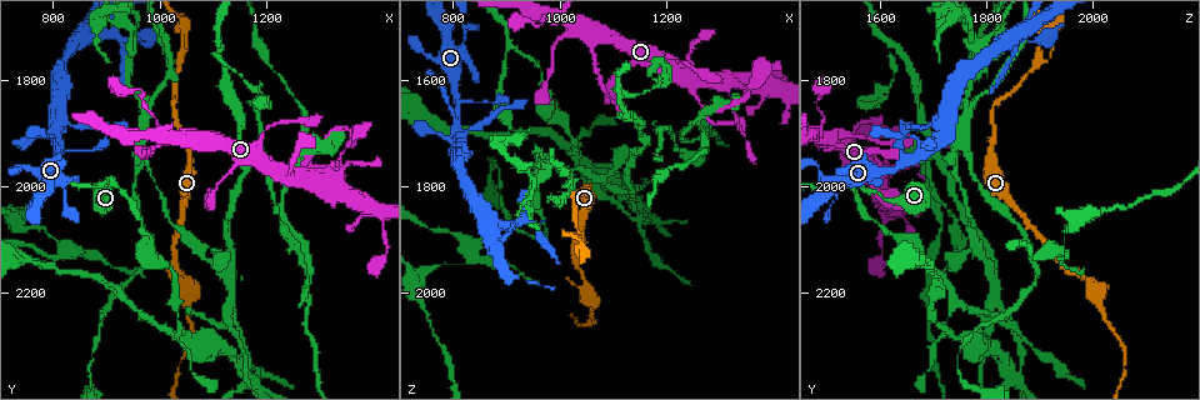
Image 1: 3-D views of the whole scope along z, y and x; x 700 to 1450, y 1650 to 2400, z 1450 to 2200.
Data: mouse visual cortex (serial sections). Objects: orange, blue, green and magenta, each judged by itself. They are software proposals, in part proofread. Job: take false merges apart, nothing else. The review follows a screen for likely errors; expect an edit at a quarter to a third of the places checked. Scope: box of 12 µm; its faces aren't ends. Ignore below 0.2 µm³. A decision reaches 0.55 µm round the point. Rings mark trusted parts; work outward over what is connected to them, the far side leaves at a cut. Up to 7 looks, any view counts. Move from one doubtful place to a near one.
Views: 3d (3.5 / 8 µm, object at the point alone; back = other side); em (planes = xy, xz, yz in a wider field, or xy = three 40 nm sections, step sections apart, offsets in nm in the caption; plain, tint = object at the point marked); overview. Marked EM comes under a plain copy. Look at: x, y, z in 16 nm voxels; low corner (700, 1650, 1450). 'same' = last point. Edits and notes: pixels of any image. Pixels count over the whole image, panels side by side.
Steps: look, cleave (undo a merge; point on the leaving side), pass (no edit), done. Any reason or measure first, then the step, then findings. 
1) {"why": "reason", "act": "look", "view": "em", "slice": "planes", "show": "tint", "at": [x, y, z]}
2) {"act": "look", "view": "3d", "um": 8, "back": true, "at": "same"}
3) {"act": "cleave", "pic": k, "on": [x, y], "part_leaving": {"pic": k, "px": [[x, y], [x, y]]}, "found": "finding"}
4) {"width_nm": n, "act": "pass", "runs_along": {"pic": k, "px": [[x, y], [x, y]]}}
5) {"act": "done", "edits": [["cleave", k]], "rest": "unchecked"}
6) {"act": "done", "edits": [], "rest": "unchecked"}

{"why": "three-way junction", "act": "look", "view": "3d", "um": 3.5, "at": [915, 1995, 1535]}

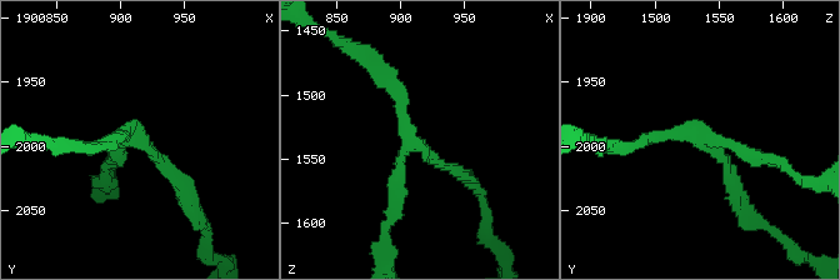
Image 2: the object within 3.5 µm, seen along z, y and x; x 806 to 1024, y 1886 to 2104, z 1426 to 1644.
{"arms": 3, "arm_widths_nm": [150, 200, 200], "why": "now the EM", "act": "look", "view": "em", "slice": "xy", "step": 1, "show": "tint", "at": [908, 1996, 1540]}

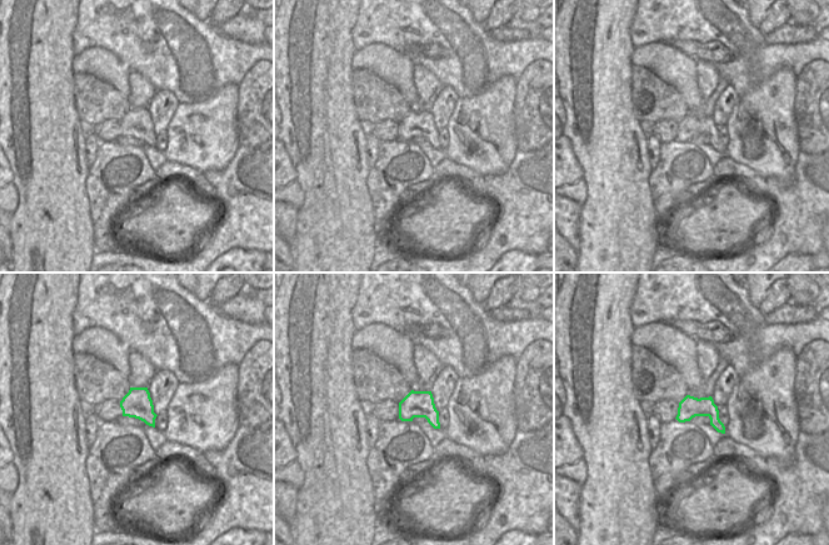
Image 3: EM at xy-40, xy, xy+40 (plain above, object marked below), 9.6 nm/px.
{"act": "look", "view": "em", "slice": "planes", "show": "tint", "at": "same"}

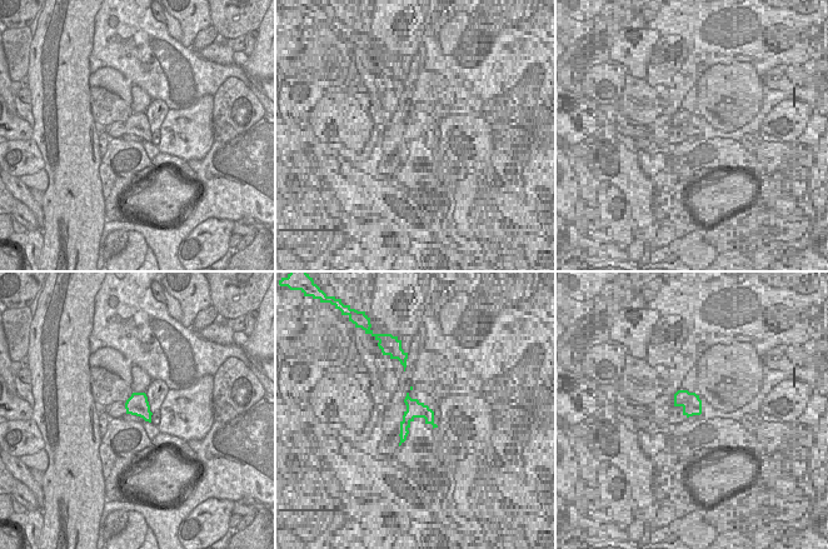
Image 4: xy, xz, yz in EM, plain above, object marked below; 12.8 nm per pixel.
{"width_nm": 280, "act": "pass", "runs_along": {"pic": 2, "px": [[396, 215], [400, 158], [411, 144], [465, 176]]}, "found": "one cell here"}

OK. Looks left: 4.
{"why": "sudden change in width", "act": "look", "view": "3d", "um": 3.5, "at": [1245, 1970, 1605]}

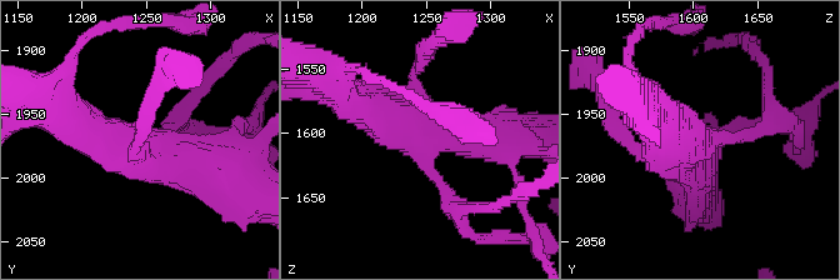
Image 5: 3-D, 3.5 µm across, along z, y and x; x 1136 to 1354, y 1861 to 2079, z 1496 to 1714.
{"why": "now the EM", "act": "look", "view": "em", "slice": "xy", "step": 1, "show": "tint", "at": [1246, 1970, 1608]}

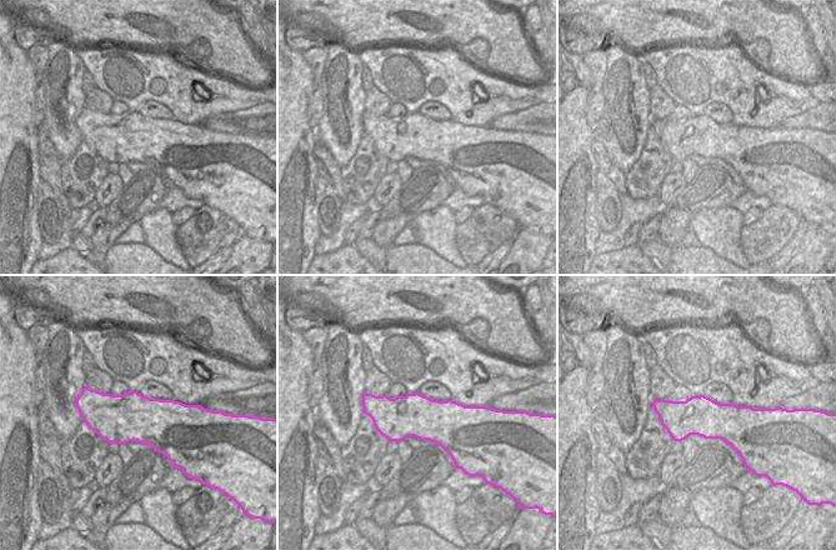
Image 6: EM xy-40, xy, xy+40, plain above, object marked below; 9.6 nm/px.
{"why": "cut it another way", "act": "look", "view": "em", "slice": "xy", "step": 5, "show": "tint", "at": "same"}

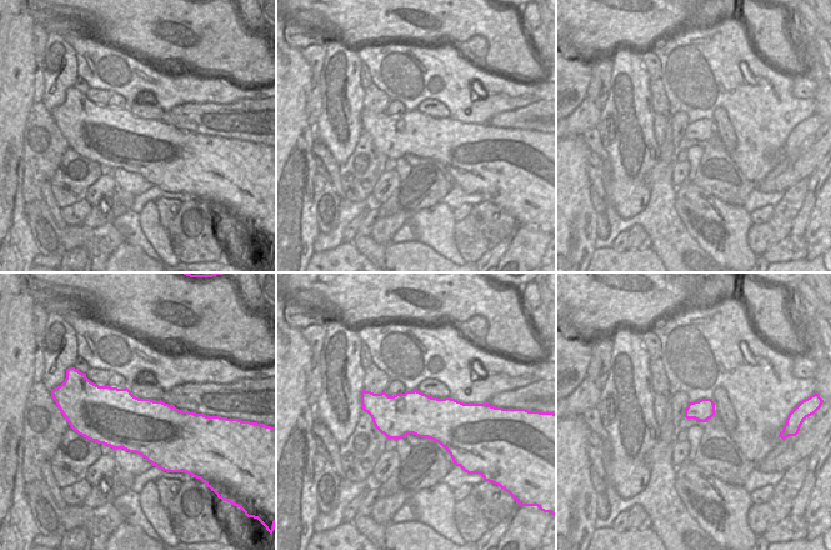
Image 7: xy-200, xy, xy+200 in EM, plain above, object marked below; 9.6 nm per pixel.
{"act": "pass", "runs_along": {"pic": 5, "px": [[66, 120], [100, 139], [211, 165]]}, "found": "continuous, no second cell"}

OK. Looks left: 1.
{"act": "done", "edits": [], "rest": "unchecked"}

